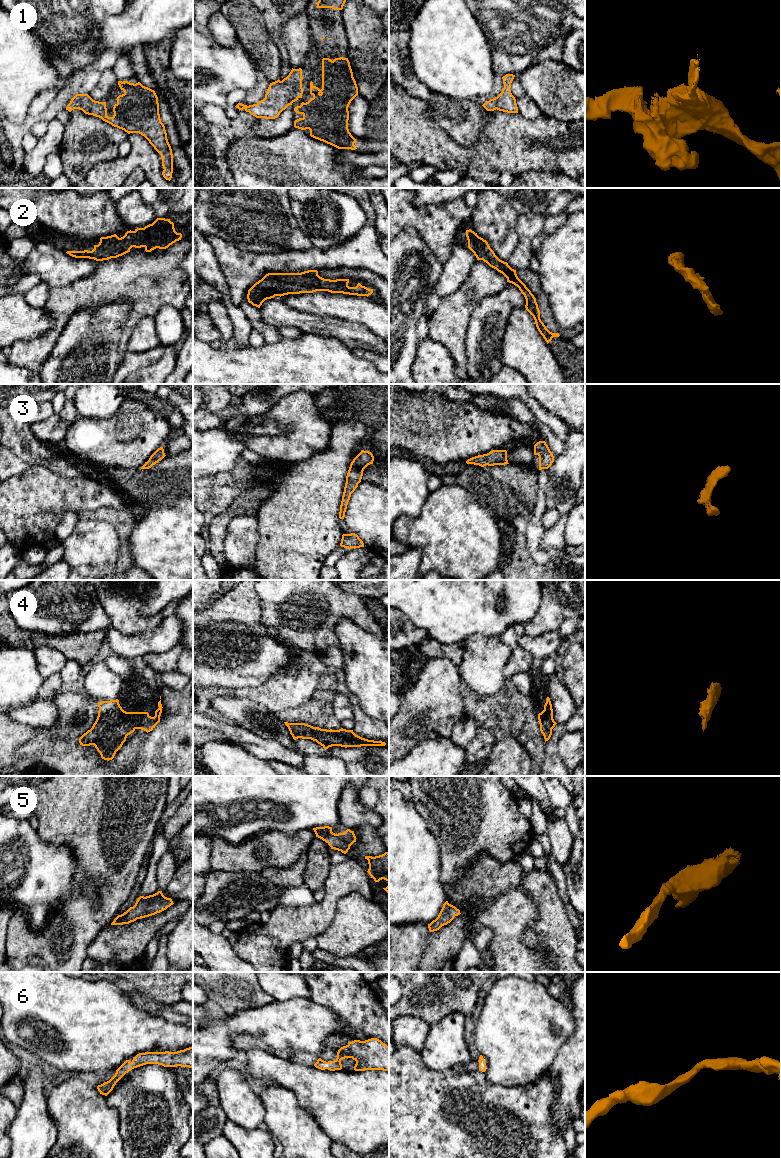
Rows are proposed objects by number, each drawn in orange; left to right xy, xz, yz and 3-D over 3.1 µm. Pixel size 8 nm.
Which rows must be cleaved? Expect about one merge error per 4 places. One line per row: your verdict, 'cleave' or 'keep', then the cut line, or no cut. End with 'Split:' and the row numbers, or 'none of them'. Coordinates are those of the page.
1: keep | no cut
2: keep | no cut
3: keep | no cut
4: keep | no cut
5: keep | no cut
6: keep | no cut
Split: none of them

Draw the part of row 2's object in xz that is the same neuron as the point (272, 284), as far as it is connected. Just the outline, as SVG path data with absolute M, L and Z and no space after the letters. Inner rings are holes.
M317 270L301 273L268 273L248 290L247 299L253 306L260 308L265 300L288 294L328 291L368 297L373 293L373 289L360 283L356 287L349 287L348 283L349 279L324 279L318 275Z

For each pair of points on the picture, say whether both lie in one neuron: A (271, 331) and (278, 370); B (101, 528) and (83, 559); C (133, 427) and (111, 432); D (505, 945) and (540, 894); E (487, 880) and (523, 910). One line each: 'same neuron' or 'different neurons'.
A: different neurons
B: same neuron
C: same neuron
D: different neurons
E: different neurons

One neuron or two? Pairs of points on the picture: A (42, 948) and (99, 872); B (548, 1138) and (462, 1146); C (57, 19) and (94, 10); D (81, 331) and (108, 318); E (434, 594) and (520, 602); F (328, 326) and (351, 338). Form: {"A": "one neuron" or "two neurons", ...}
{"A": "one neuron", "B": "one neuron", "C": "one neuron", "D": "one neuron", "E": "one neuron", "F": "one neuron"}

